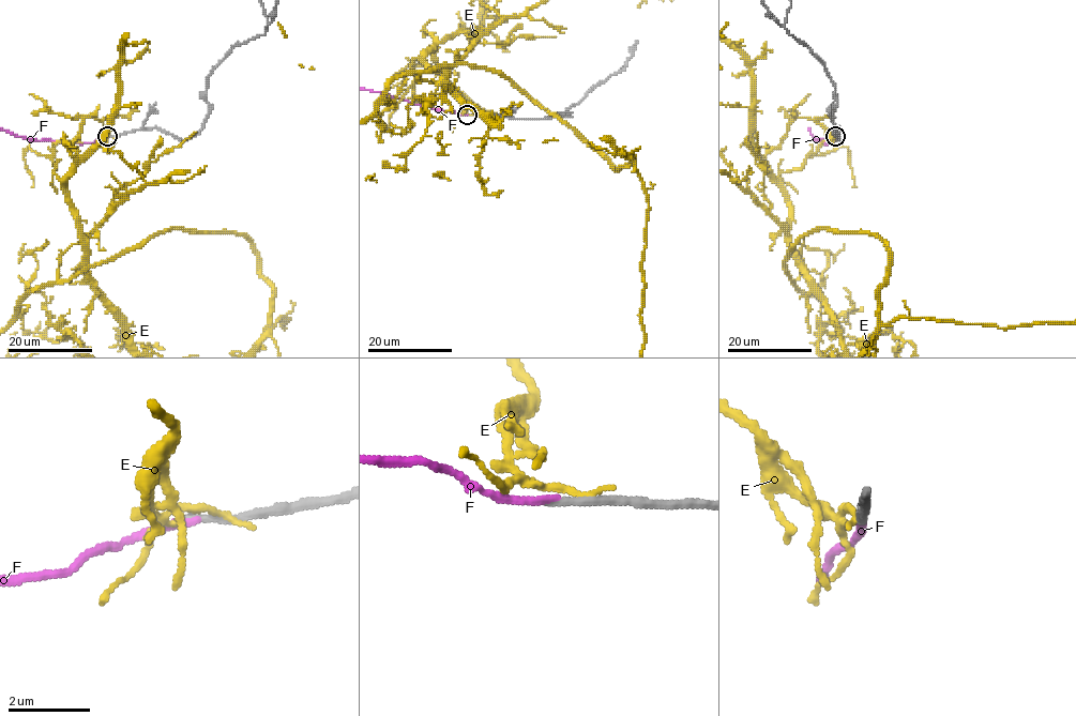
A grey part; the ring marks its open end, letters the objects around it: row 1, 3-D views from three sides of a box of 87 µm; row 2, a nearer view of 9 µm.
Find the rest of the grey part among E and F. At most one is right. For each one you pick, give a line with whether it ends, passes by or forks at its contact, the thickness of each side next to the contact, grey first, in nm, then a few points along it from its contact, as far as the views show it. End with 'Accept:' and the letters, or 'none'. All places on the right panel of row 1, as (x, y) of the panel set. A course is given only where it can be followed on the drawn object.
F: it ends there; 200 nm thick on the grey side, 180 nm on the other
Accept: F

